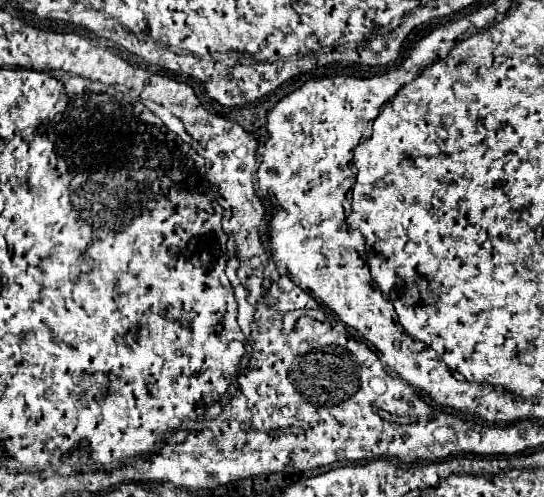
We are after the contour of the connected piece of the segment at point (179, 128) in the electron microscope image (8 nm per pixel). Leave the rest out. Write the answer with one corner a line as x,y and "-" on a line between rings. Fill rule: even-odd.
157,104
159,108
149,108
155,115
161,119
163,124
167,126
171,131
175,132
181,140
187,142
193,146
195,151
197,152
197,148
195,148
195,140
193,140
193,136
185,130
185,124
181,122
181,118
177,118
169,108
165,108
165,106
161,106
161,104

